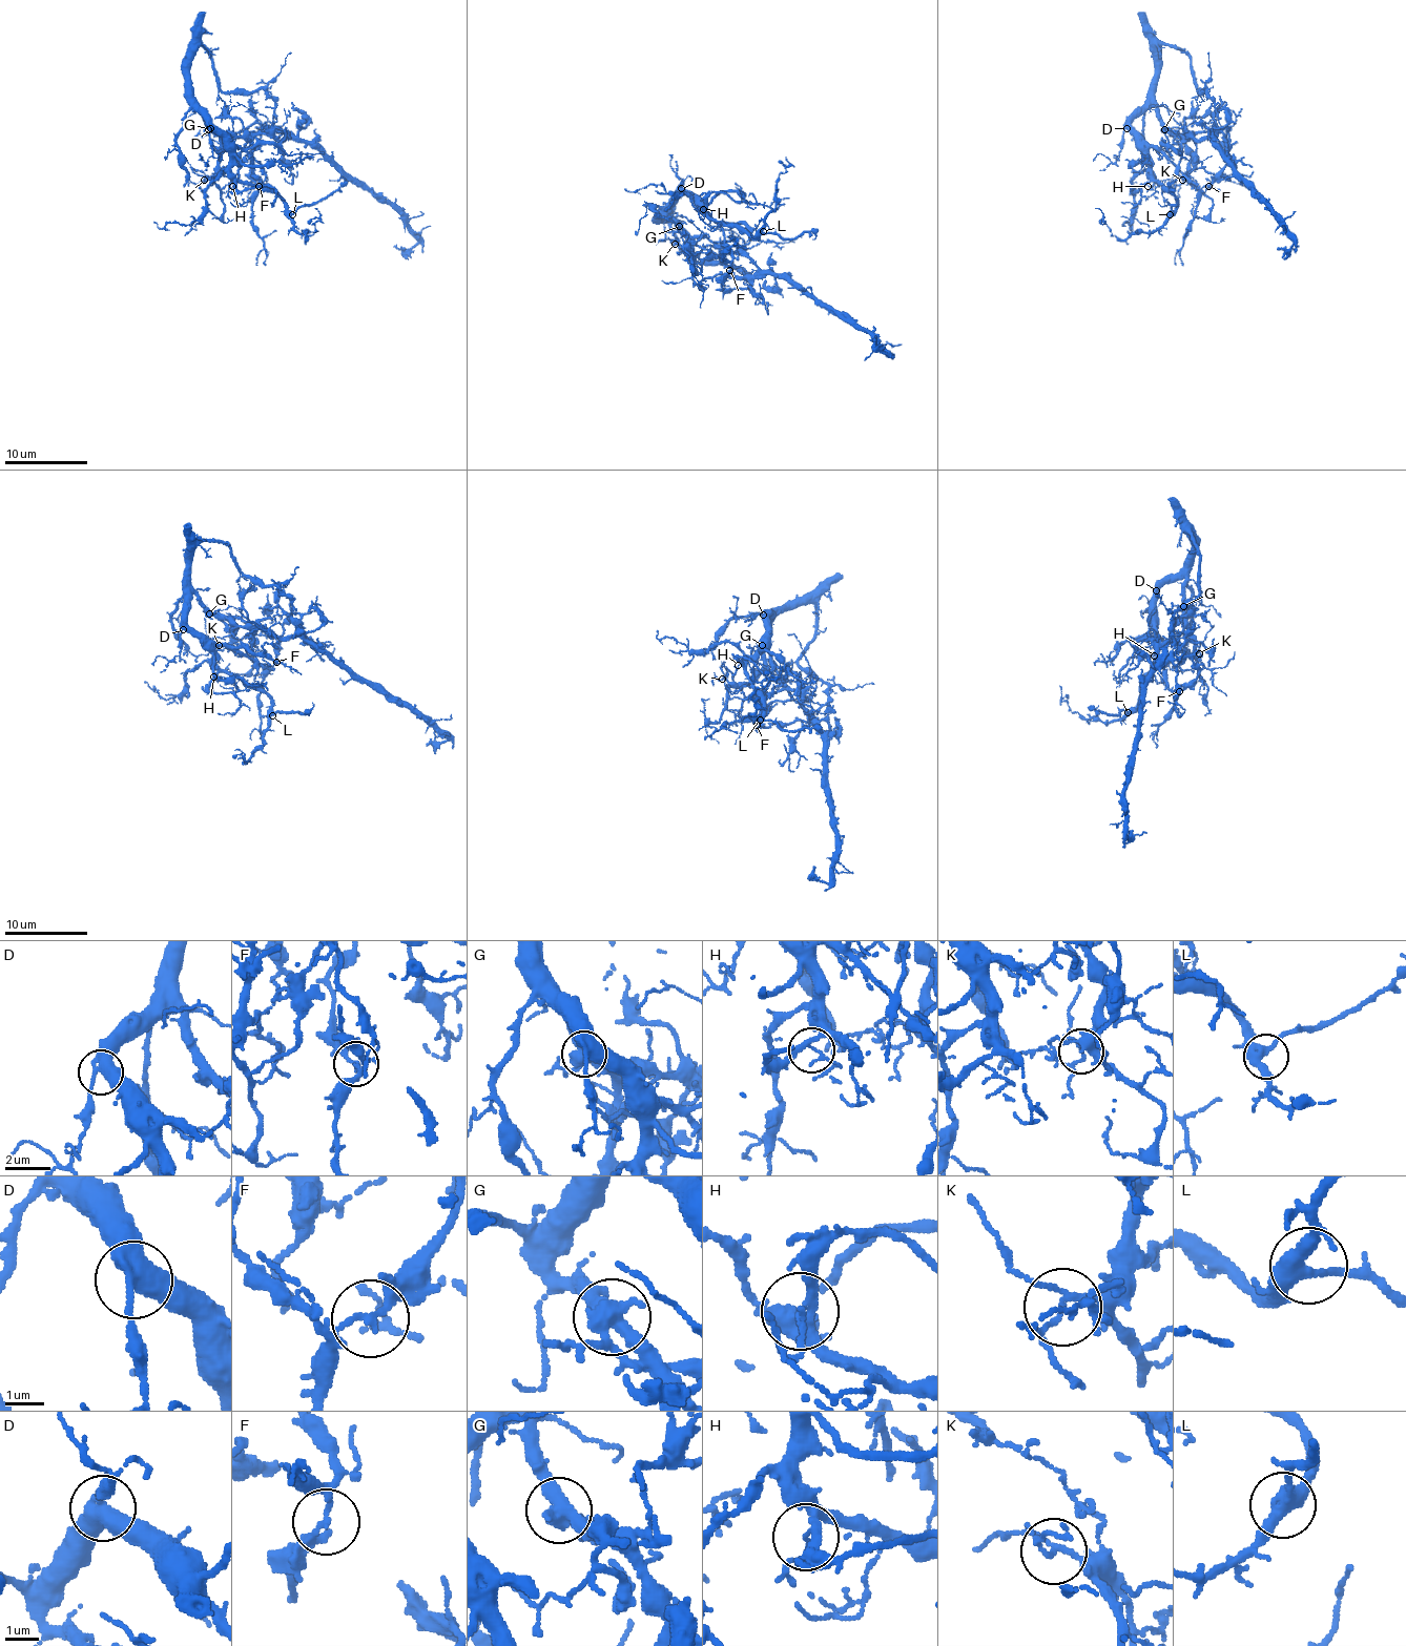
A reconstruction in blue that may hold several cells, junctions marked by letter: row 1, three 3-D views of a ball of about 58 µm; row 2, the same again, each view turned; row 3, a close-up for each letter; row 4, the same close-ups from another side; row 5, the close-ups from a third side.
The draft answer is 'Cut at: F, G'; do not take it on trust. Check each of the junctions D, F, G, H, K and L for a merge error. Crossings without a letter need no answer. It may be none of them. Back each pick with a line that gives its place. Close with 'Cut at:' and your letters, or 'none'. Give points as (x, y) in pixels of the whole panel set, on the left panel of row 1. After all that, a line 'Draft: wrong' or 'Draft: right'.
F: at (259, 186)
G: at (208, 129)
Cut at: F, G
Draft: right

